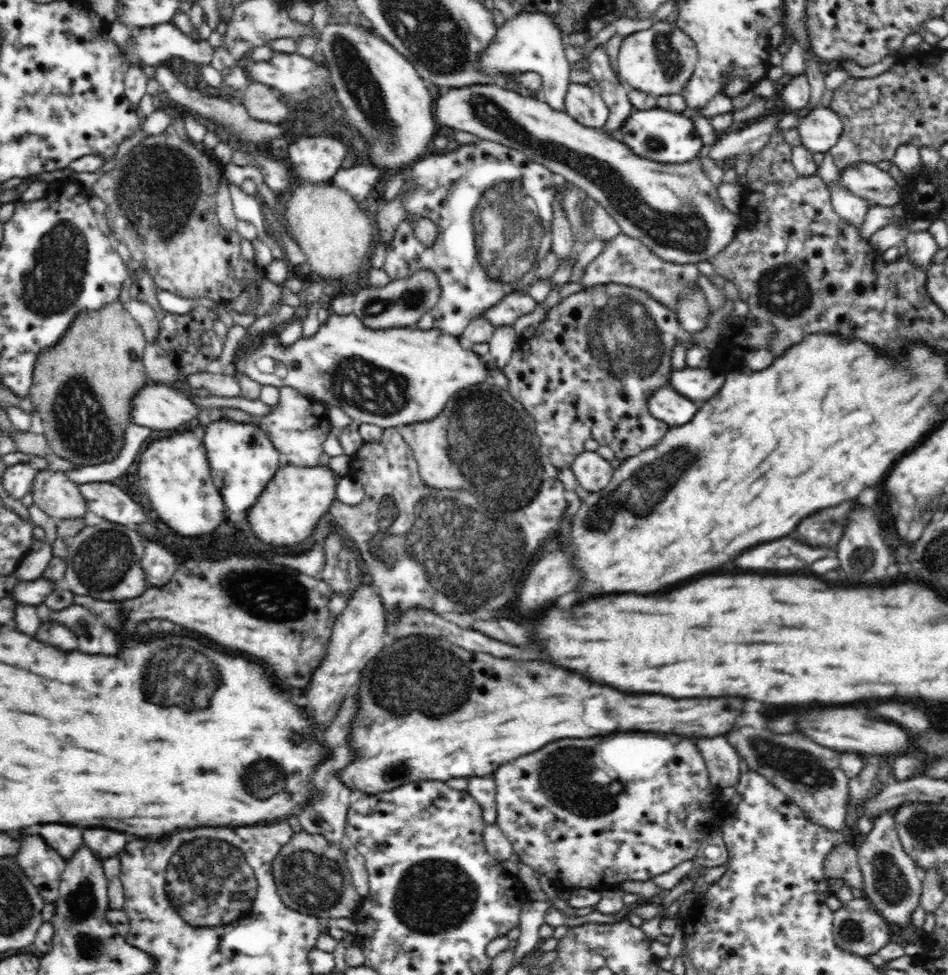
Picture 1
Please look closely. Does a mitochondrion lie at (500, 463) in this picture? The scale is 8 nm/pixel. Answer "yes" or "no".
yes

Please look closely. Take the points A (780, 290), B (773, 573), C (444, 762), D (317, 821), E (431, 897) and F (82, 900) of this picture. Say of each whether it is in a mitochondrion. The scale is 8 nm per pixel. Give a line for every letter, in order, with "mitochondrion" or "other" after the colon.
A: mitochondrion
B: other
C: other
D: other
E: mitochondrion
F: mitochondrion

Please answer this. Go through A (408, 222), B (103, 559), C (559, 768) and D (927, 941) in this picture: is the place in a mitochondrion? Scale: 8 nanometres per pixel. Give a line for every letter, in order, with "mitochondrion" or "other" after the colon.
A: other
B: mitochondrion
C: mitochondrion
D: other

